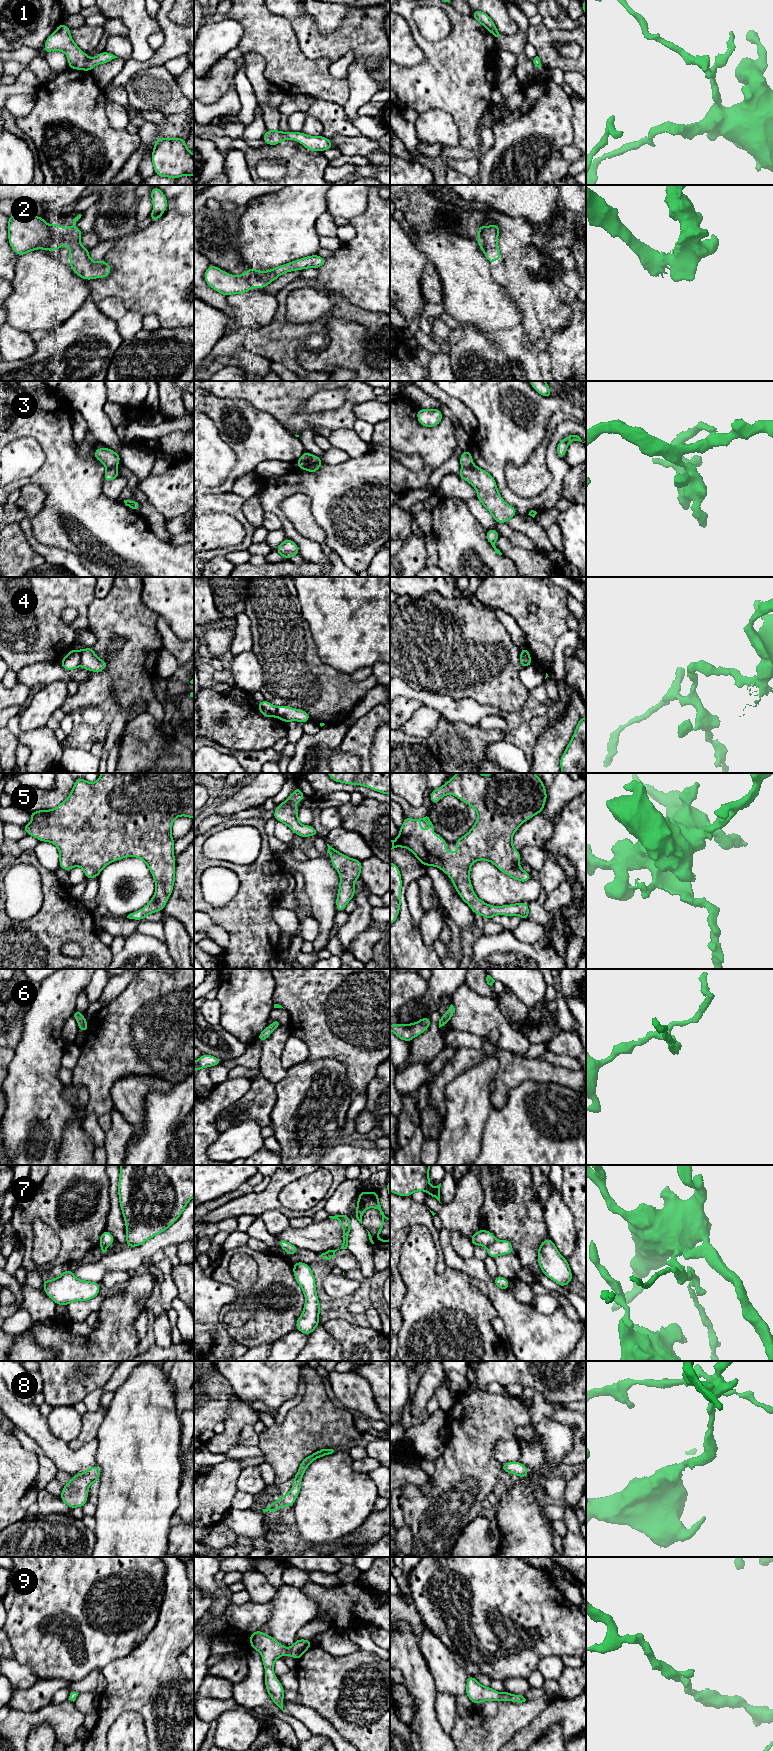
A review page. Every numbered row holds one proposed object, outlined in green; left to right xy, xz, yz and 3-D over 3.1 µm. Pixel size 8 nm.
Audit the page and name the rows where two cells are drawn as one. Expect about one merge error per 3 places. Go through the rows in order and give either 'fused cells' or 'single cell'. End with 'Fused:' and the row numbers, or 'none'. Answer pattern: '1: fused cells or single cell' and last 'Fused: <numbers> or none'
1: single cell
2: fused cells
3: fused cells
4: fused cells
5: single cell
6: single cell
7: fused cells
8: single cell
9: single cell
Fused: 2, 3, 4, 7

